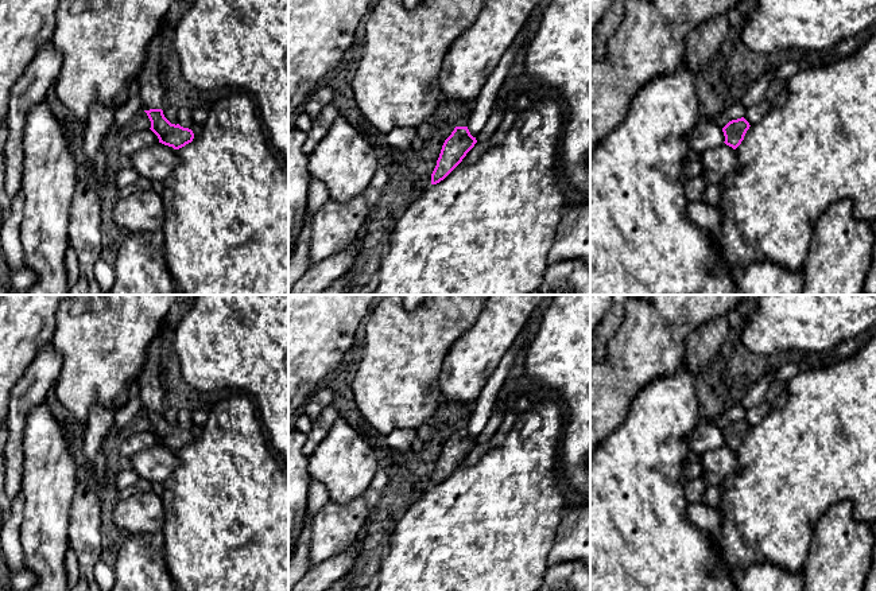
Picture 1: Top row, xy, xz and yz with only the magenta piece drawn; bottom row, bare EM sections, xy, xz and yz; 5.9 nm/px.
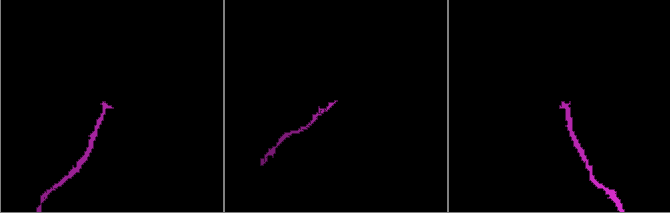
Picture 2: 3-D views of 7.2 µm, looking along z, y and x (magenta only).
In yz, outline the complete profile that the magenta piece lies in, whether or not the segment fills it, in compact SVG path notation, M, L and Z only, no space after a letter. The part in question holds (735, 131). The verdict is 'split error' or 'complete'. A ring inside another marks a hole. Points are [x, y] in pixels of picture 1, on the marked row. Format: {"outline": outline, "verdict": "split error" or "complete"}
{"outline": "M741 117L737 120L729 121L724 128L724 136L725 136L725 144L736 149L741 141L744 140L744 136L747 131L749 129L749 123Z", "verdict": "complete"}

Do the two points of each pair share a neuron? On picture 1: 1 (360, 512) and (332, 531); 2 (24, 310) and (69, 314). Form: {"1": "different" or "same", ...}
{"1": "same", "2": "different"}

